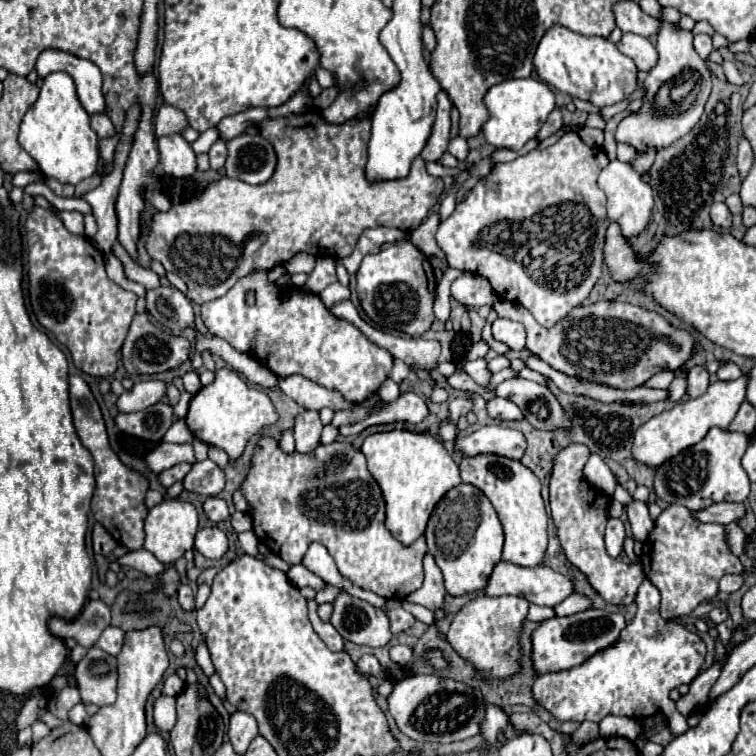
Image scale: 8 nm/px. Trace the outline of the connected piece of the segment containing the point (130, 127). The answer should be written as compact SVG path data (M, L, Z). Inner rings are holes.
M132 107L126 115L126 123L124 123L124 131L122 131L122 145L116 151L112 173L108 173L102 179L98 189L84 195L84 199L92 207L92 213L98 223L98 233L92 237L92 245L106 255L112 251L112 243L116 241L116 235L118 235L118 229L116 229L118 219L116 219L116 211L114 211L114 201L116 201L120 179L122 179L122 167L124 167L124 161L126 161L126 155L130 149L130 137L138 127L136 125L138 117L140 117L140 109Z

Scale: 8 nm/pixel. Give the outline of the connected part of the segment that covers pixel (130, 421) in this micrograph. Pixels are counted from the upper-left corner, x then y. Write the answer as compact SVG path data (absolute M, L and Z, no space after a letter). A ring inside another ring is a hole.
M160 401L144 411L138 413L118 413L116 417L116 425L120 431L146 439L146 441L162 441L164 433L170 429L172 425L172 417L174 411L166 401Z

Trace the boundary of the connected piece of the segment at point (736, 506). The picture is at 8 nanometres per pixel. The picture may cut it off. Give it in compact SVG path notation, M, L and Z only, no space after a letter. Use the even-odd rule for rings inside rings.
M714 503L712 507L706 507L704 511L692 511L692 517L702 523L732 523L744 517L744 505L742 503Z

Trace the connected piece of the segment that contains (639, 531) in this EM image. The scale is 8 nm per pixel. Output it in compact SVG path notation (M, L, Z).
M632 501L630 505L626 505L626 513L628 513L628 521L632 527L632 535L636 541L646 541L648 533L654 527L654 521L648 515L648 505L640 503L640 501Z

